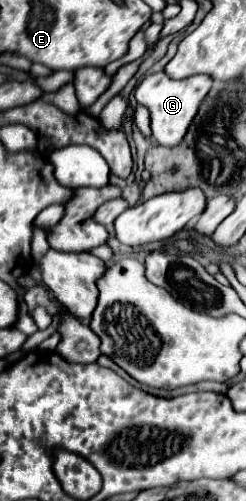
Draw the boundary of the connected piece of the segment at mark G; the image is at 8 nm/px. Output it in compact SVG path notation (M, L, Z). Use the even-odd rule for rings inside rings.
M153 73L143 77L143 81L137 85L135 99L137 103L149 107L151 111L151 129L153 137L159 145L175 147L183 141L189 125L193 123L193 117L197 115L197 109L201 107L201 101L207 97L211 89L211 77L209 75L191 75L187 79L171 79L165 73Z

